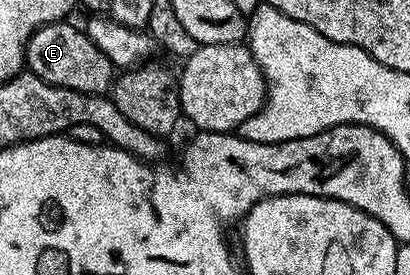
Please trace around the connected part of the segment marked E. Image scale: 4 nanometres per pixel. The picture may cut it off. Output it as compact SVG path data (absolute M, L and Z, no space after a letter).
M68 20L51 22L32 34L26 51L27 69L55 86L70 88L74 92L104 94L114 81L112 61L79 25L71 26L70 23Z

